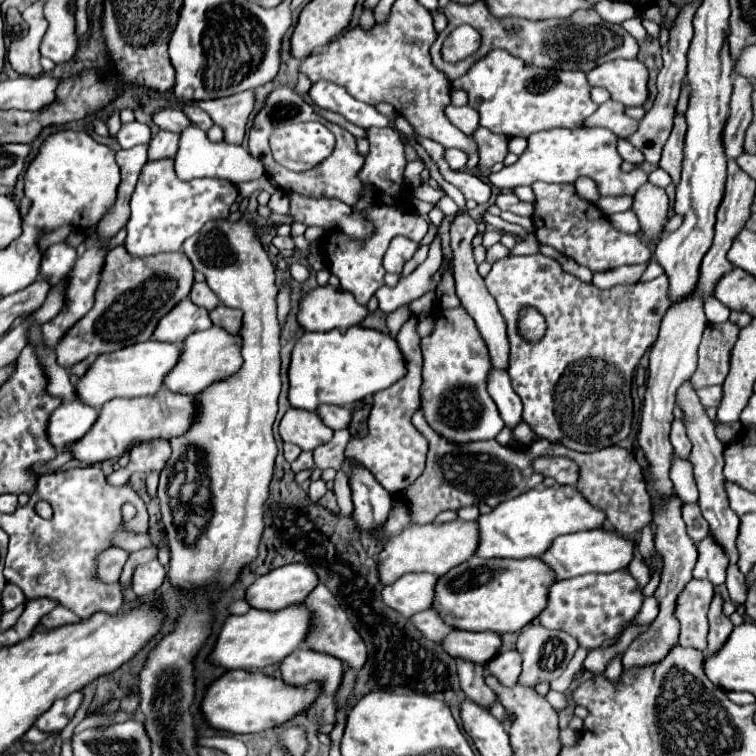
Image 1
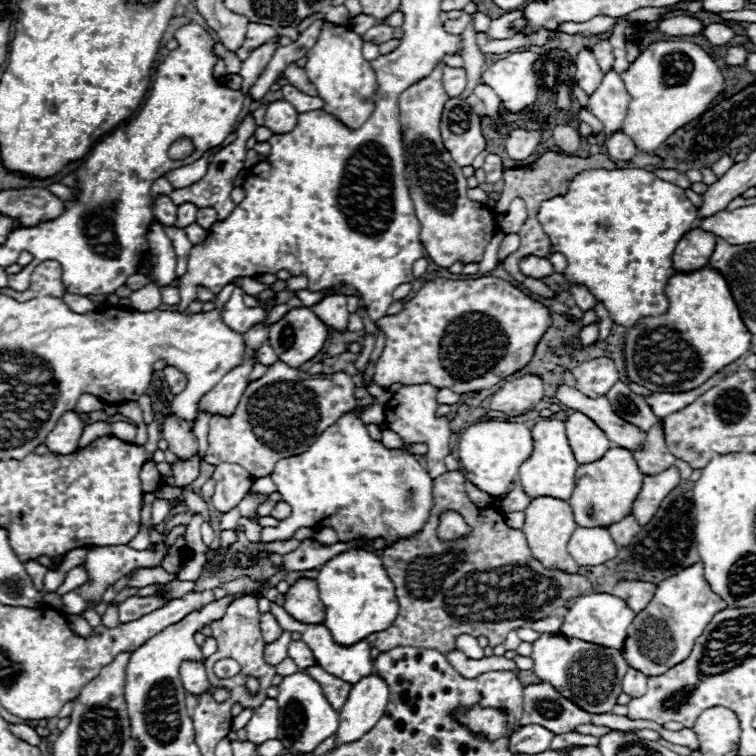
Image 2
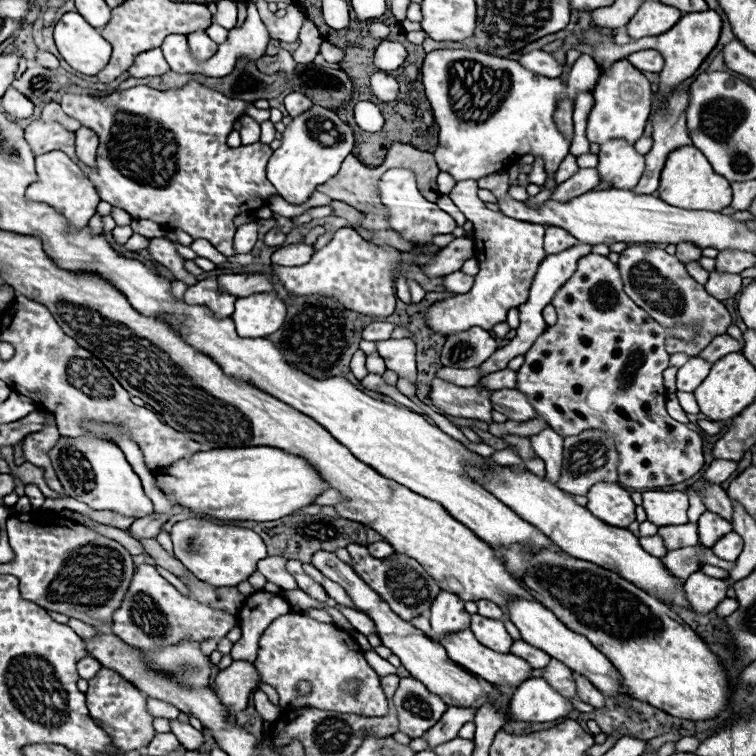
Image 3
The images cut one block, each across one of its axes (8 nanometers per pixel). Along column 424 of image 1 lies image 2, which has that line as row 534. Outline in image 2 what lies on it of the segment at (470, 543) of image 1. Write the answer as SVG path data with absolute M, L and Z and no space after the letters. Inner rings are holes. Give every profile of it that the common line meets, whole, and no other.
M532 498L528 508L524 510L524 514L526 514L526 522L524 522L522 532L526 534L526 542L532 550L532 556L550 570L564 570L568 574L576 574L578 566L566 548L572 532L576 530L576 522L574 522L570 504L560 502L556 498Z

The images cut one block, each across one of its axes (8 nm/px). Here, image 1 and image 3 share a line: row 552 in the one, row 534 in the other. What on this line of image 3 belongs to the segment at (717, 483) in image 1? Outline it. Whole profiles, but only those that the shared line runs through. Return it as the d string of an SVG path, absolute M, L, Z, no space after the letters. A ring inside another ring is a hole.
M730 532L712 546L712 552L726 562L736 562L736 558L742 552L742 538L736 532Z

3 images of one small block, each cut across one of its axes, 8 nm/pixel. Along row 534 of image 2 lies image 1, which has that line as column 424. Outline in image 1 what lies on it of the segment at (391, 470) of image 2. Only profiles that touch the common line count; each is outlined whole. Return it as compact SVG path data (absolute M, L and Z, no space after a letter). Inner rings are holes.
M436 236L434 242L430 244L428 258L412 274L404 276L398 282L398 286L391 288L384 285L376 291L374 296L378 300L378 307L389 314L395 310L395 306L408 304L416 298L420 298L422 294L434 290L436 284L432 282L432 276L434 276L434 270L440 268L442 260L444 260L444 254L442 254L442 246L440 246L440 236ZM462 306L446 310L442 316L435 322L432 336L422 340L424 384L420 396L424 416L428 424L446 440L458 444L492 440L504 428L504 422L486 390L486 378L490 372L490 354L486 344Z

